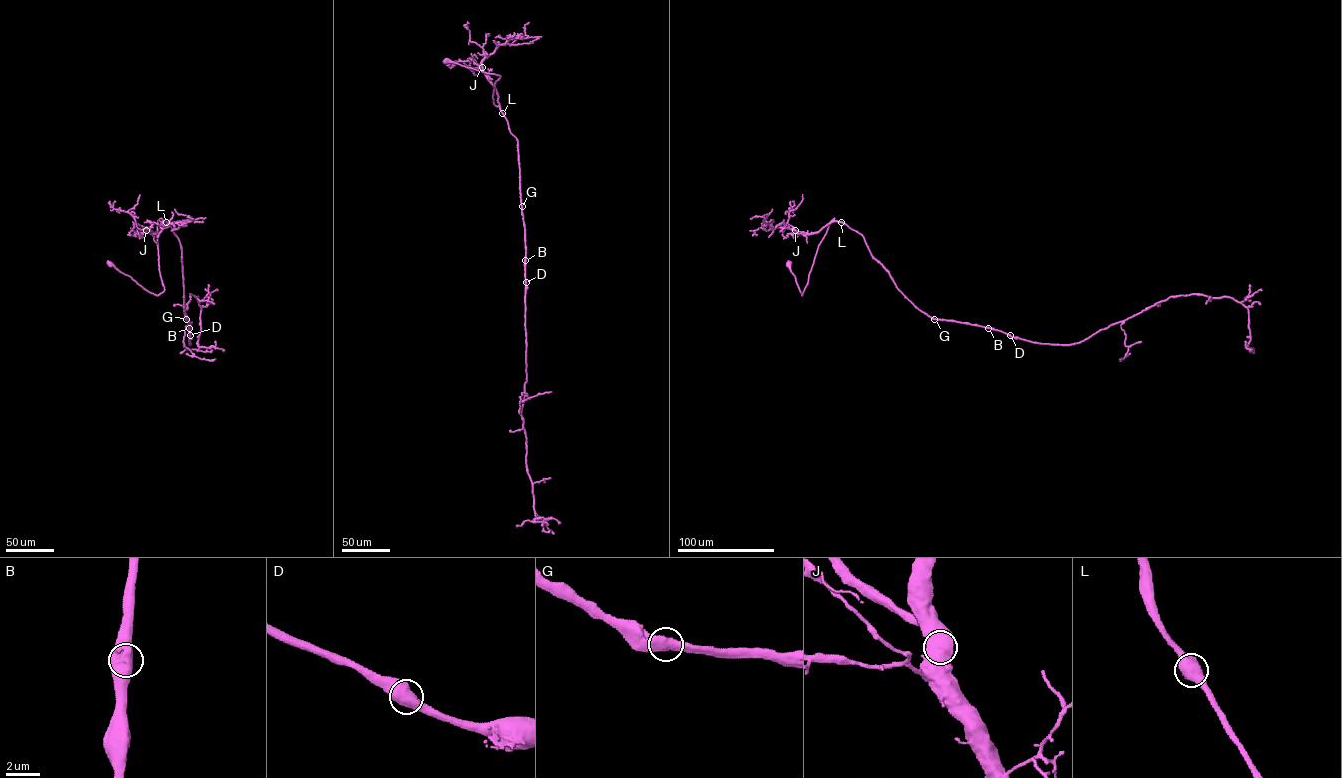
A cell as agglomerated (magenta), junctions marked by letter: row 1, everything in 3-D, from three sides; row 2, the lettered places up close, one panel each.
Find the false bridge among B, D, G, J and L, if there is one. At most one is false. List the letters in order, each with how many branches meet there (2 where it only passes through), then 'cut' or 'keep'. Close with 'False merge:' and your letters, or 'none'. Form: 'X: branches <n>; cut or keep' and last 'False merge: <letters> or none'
B: branches 2; keep
D: branches 2; keep
G: branches 2; keep
J: branches 2; keep
L: branches 2; keep
False merge: none

